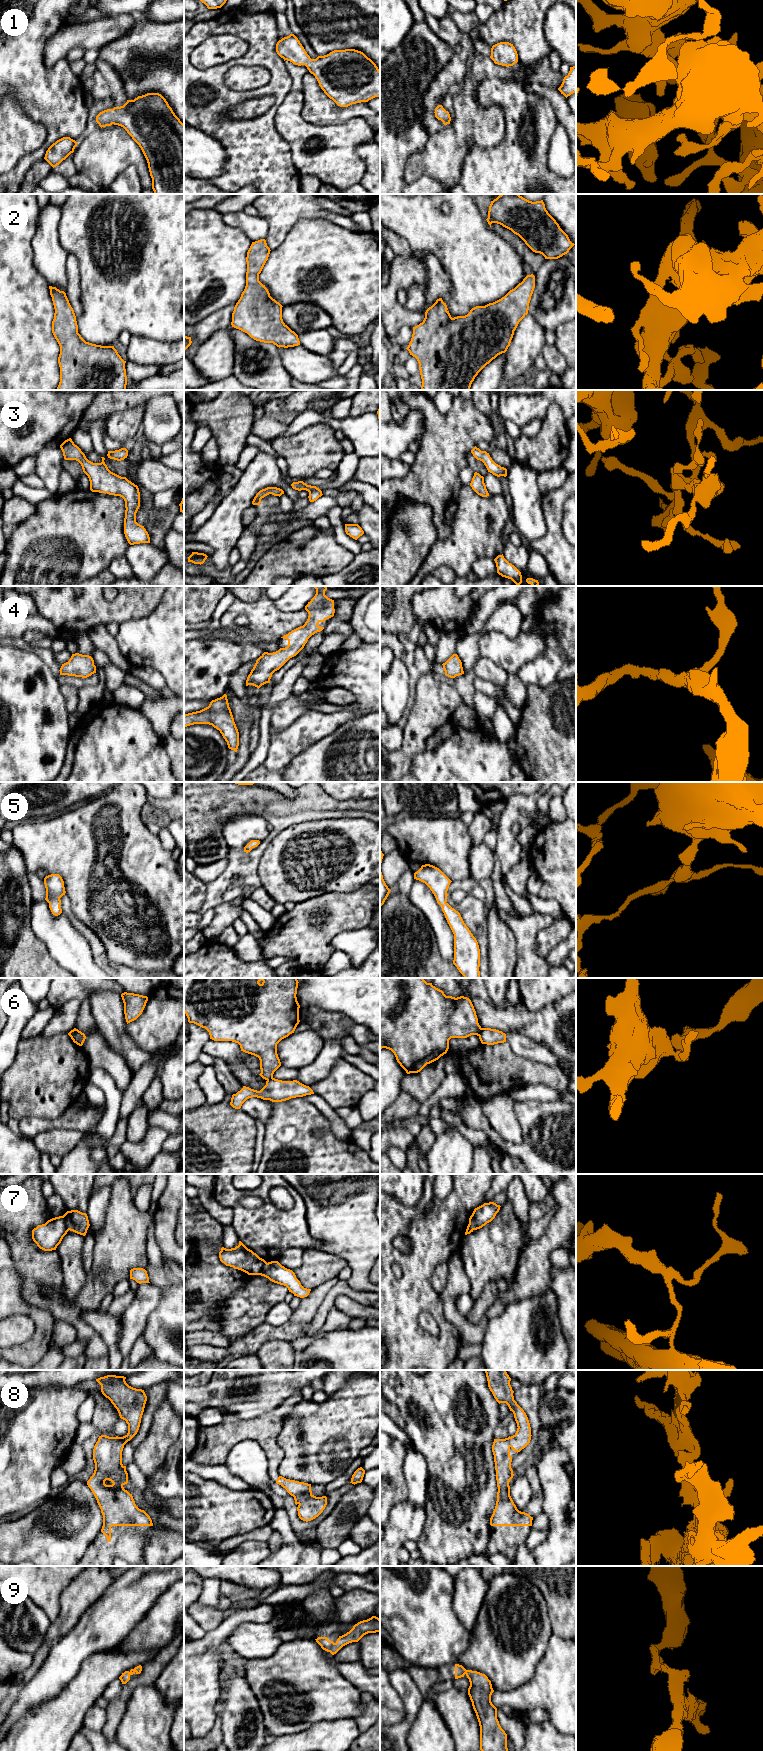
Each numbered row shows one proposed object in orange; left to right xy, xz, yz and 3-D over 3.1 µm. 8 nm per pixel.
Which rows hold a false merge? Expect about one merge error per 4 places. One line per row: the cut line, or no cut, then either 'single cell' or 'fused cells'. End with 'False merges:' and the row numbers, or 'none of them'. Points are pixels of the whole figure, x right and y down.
1: no cut; single cell
2: no cut; single cell
3: no cut; single cell
4: no cut; single cell
5: no cut; single cell
6: cut in yz along (482, 1028), (478, 1035); fused cells
7: cut in xy along (62, 1216), (69, 1229); fused cells
8: no cut; single cell
9: no cut; single cell
False merges: 6, 7

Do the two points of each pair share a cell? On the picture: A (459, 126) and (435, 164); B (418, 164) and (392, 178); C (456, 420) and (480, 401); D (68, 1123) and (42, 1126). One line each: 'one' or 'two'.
A: one
B: two
C: two
D: one

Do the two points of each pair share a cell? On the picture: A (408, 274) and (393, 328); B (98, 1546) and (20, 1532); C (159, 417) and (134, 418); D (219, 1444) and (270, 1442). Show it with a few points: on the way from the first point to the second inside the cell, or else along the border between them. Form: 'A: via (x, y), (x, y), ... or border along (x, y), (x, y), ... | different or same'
A: via (395, 287), (392, 290), (393, 315) | same
B: border along (100, 1530), (82, 1555) | different
C: border along (144, 404), (144, 416), (141, 424) | different
D: via (232, 1433), (257, 1433) | same

